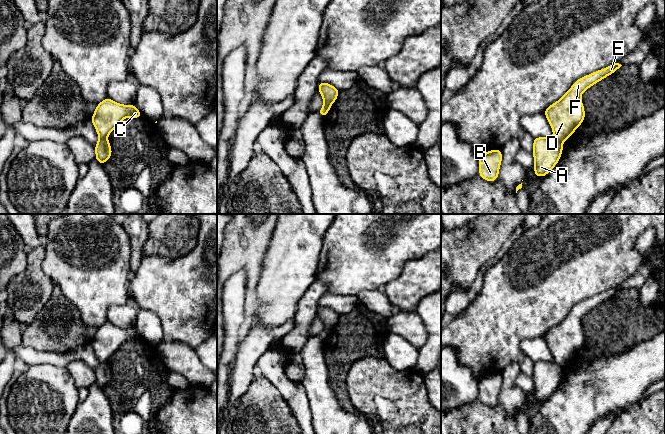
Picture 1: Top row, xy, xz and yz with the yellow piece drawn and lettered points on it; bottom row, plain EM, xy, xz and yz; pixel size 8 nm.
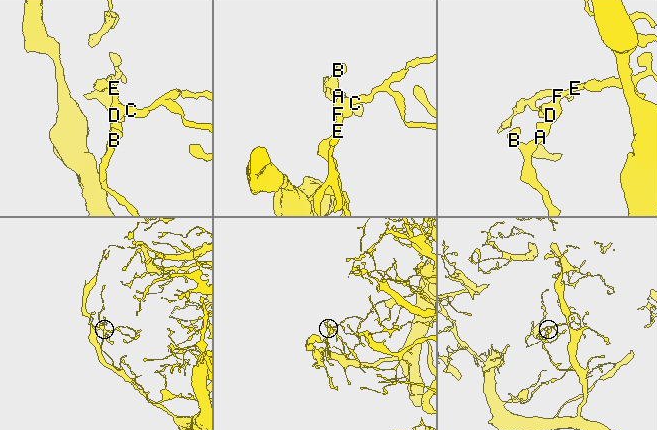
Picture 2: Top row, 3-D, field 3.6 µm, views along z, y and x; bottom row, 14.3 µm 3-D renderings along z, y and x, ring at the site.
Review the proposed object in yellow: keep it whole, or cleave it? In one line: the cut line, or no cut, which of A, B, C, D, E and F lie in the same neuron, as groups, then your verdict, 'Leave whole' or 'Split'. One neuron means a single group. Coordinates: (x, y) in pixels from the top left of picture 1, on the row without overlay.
Split along xy (106, 361), (99, 364). Groups: A B / C D E F. Split

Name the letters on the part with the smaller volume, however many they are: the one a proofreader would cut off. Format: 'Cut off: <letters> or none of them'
Cut off: C, D, E, F

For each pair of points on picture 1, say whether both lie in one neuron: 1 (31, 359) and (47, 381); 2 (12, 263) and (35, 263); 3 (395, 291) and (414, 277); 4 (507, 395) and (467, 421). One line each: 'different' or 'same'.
1: different
2: different
3: same
4: same

